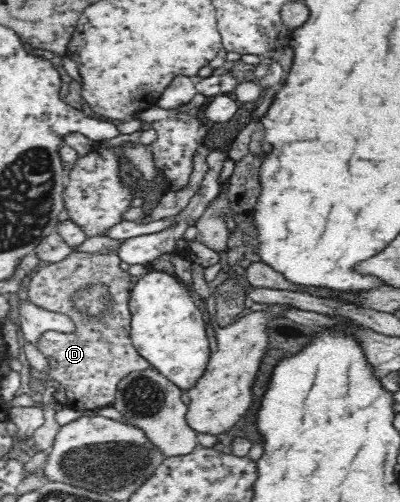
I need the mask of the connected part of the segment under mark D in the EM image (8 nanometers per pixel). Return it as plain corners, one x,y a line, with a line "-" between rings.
72,251
62,262
56,262
56,264
50,264
45,268
38,268
34,270
28,281
30,281
28,286
28,299
32,304
43,308
44,310
57,312
63,315
68,315
74,321
74,332
66,333
66,332
58,332
58,331
46,331
44,334
40,334
40,338
38,338
38,344
36,347
39,349
42,355
46,357
49,364
49,372
42,373
37,371
34,368
30,368
30,376
34,378
38,378
41,380
50,380
47,384
51,384
53,380
57,380
60,382
60,387
56,388
54,398
61,405
66,405
68,408
75,408
83,412
84,410
92,410
95,408
101,408
105,405
111,405
114,402
114,394
117,390
117,384
125,377
130,374
130,372
141,371
150,368
150,363
138,351
136,351
136,347
134,347
134,343
132,343
132,339
130,336
131,331
131,312
129,309
129,296
131,288
134,284
134,278
128,273
128,271
124,271
120,269
120,264
122,264
121,258
117,255
116,252
108,253
108,252
96,252
96,253
88,253
88,252
74,252

